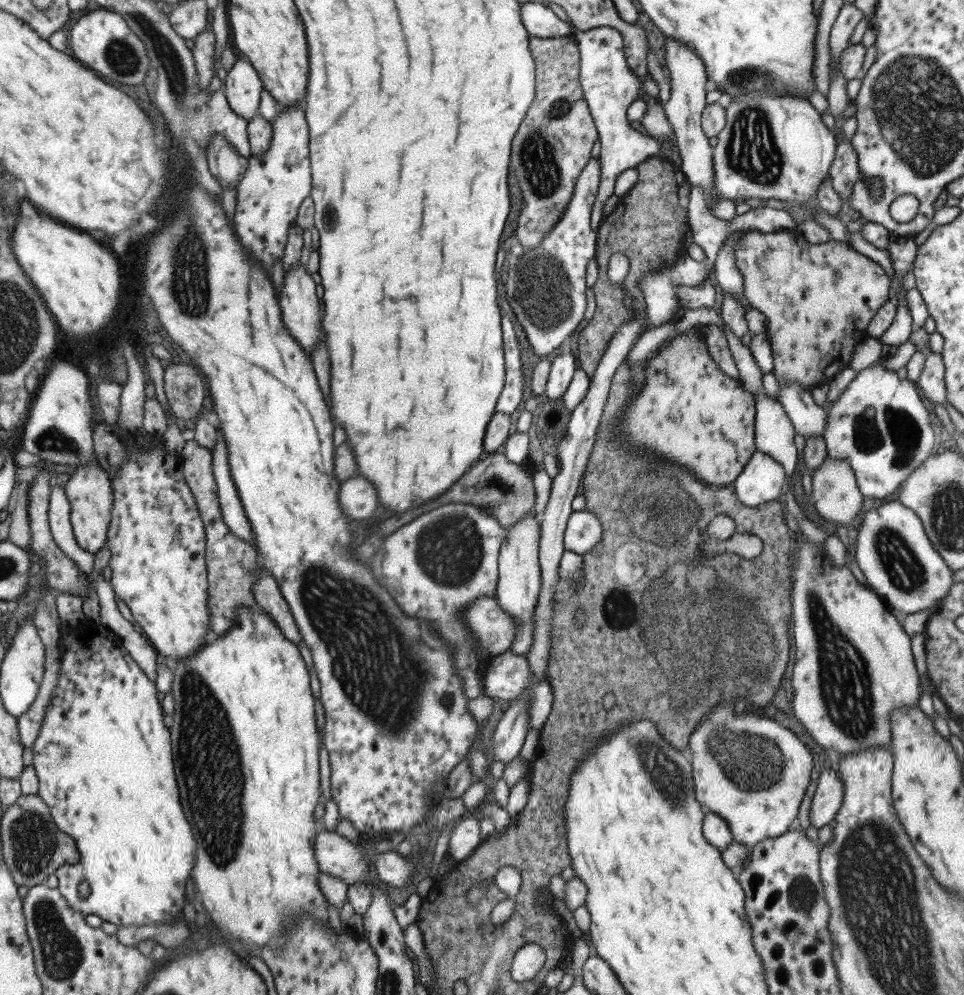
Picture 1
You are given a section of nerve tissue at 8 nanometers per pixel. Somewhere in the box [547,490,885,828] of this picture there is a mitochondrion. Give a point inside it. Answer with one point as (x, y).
(843, 678)

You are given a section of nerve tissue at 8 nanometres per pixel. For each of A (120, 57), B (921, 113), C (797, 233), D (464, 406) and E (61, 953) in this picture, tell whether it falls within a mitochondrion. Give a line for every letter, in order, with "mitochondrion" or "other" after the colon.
A: mitochondrion
B: mitochondrion
C: other
D: other
E: mitochondrion

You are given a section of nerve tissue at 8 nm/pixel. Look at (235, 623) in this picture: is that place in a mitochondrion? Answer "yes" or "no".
no

